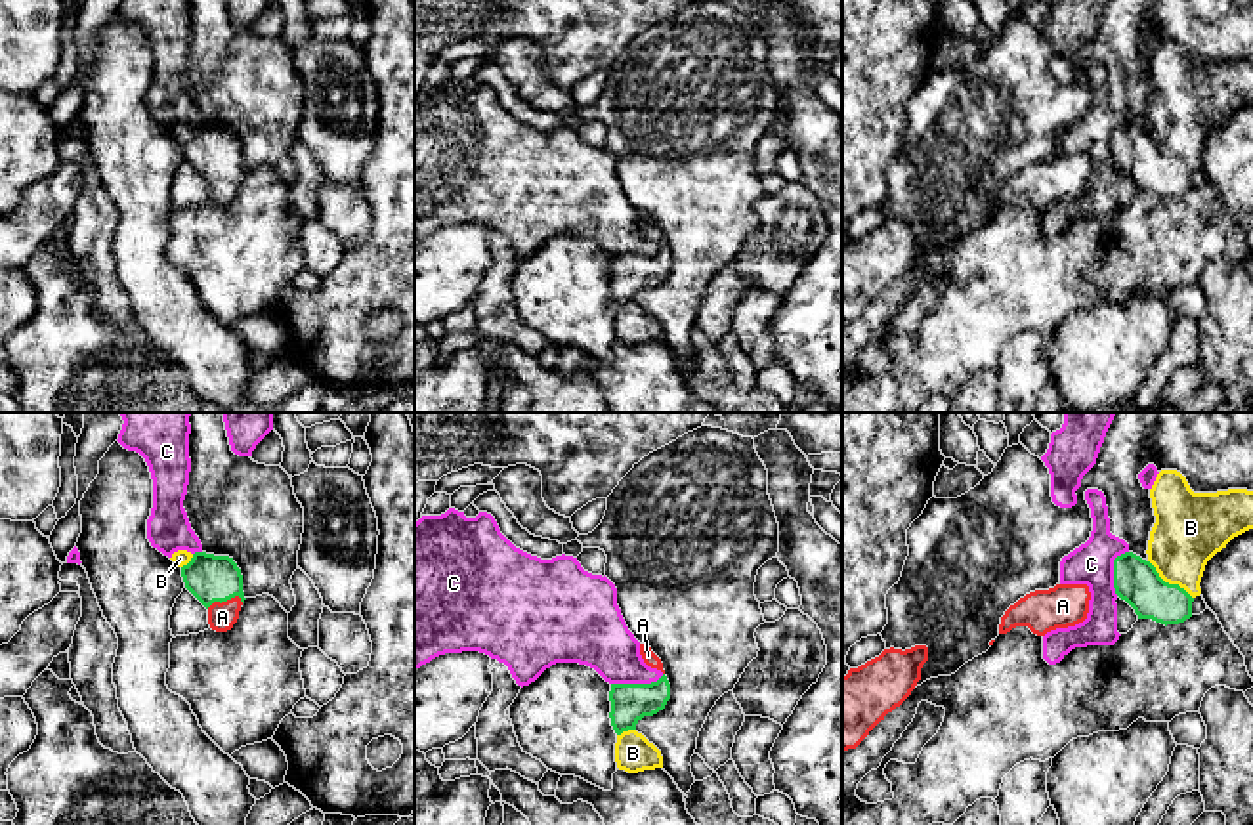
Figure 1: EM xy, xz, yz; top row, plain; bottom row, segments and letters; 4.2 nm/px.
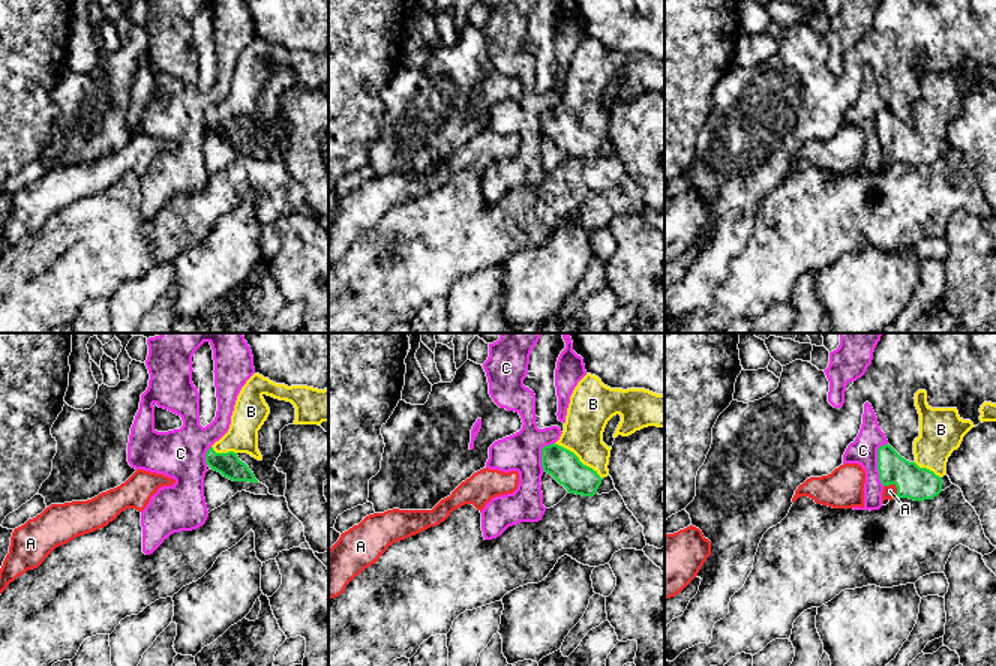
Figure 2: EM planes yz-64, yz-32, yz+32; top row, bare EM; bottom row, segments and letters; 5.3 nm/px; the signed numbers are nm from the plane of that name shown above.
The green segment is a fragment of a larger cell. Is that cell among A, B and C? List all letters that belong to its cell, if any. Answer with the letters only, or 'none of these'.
A, B

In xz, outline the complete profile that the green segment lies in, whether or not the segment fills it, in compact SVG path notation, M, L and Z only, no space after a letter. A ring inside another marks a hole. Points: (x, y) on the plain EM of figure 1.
M663 246L651 256L611 256L611 298L617 306L615 334L619 342L638 346L663 340L661 323L636 304L644 288L653 288L670 271L670 256Z

